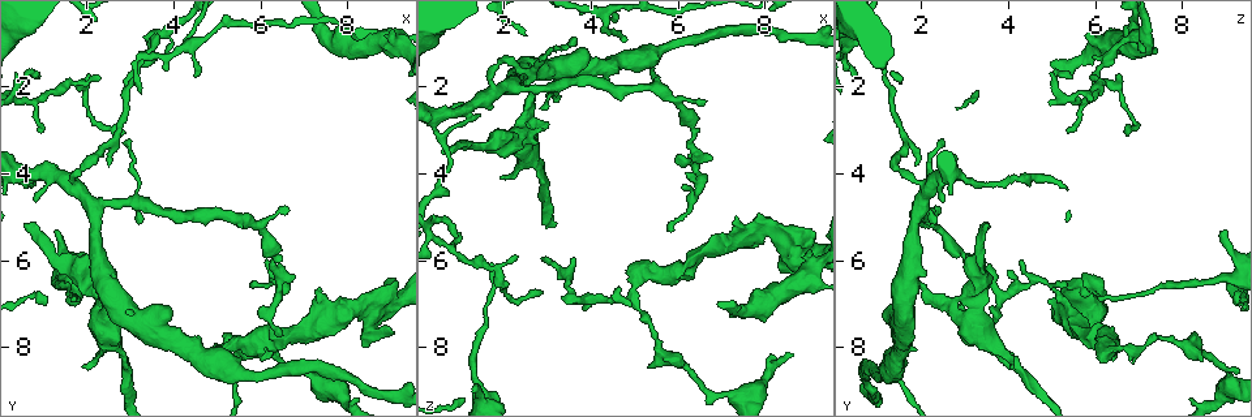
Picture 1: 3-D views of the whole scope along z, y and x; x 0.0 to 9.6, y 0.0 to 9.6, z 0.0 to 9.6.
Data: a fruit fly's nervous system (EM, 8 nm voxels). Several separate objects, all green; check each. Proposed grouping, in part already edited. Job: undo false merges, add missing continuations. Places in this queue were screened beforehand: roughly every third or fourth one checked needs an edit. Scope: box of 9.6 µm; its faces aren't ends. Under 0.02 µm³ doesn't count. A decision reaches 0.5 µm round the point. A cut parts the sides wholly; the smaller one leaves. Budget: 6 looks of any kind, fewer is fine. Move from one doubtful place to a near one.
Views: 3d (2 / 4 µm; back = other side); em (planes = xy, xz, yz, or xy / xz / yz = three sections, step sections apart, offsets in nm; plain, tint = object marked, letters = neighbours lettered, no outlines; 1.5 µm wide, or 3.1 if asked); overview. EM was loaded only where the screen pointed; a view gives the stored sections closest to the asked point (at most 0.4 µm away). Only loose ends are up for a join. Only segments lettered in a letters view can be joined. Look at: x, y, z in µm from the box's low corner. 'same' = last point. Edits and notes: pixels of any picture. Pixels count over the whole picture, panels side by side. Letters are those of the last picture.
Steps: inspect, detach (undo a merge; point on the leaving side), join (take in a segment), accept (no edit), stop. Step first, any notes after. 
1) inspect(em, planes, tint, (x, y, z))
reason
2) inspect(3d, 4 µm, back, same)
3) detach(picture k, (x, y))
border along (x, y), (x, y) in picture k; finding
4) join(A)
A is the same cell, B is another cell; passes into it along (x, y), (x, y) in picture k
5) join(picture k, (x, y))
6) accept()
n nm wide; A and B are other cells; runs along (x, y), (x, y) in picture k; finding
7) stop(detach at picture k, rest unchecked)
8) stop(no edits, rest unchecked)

inspect(em, xy, step 8, tint, (4.95, 8.00, 6.70))
thick turns thin

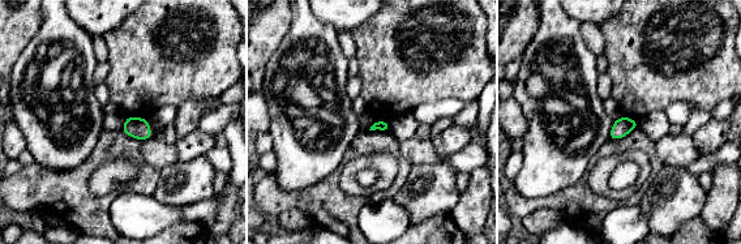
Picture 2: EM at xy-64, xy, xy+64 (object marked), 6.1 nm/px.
inspect(em, planes, letters, same)

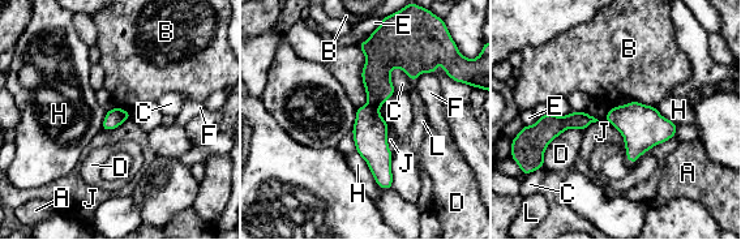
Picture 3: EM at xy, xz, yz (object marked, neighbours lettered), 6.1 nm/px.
detach(picture 3, (369, 131))
A, B, C, D, E, F, H, J and L are other cells; border along (369, 103), (376, 108) in picture 3; two neurons meet here

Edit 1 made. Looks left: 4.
inspect(overview)
redraw

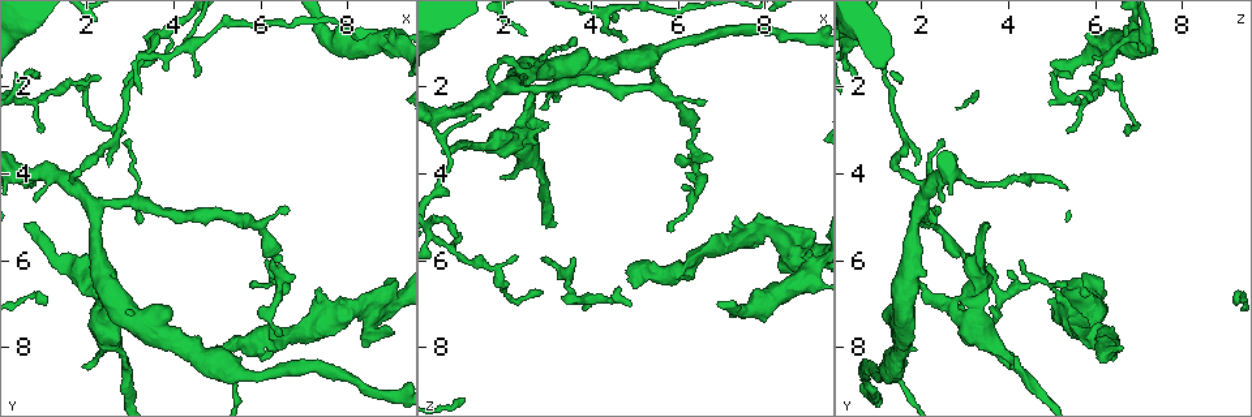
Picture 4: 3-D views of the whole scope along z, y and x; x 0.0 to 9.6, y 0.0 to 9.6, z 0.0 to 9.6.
inspect(em, xy, step 8, tint, (2.45, 6.60, 1.80))
looks like a crossing

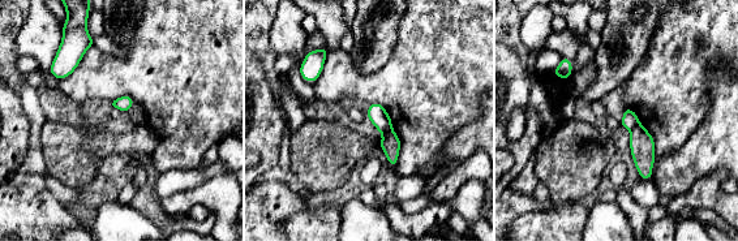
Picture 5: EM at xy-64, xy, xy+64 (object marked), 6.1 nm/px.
inspect(em, planes, letters, same)

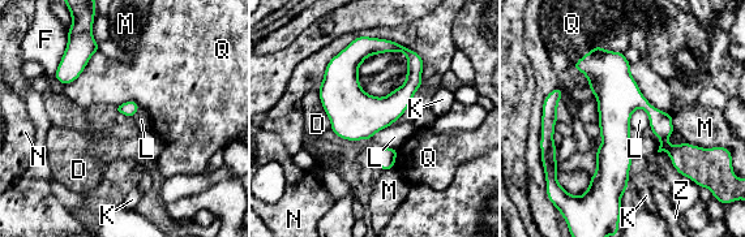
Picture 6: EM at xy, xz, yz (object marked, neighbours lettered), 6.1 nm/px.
detach(picture 6, (693, 162))
Q touches over 380 nm; D, F, K, L, M, N, Q and Z are other cells; a second neuron is stuck on

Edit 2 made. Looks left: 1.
stop(detach at picture 3, detach at picture 6, rest unchecked)

